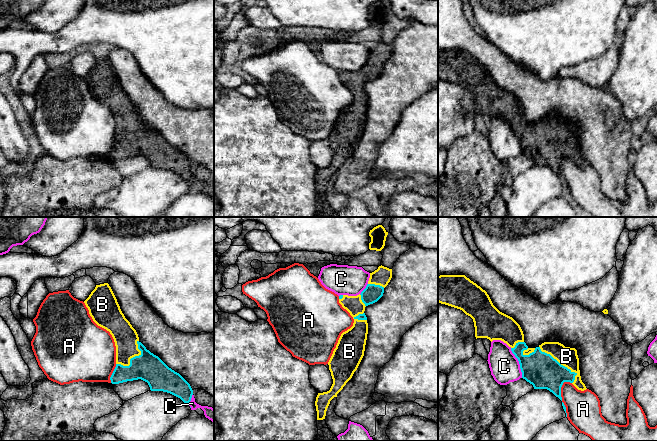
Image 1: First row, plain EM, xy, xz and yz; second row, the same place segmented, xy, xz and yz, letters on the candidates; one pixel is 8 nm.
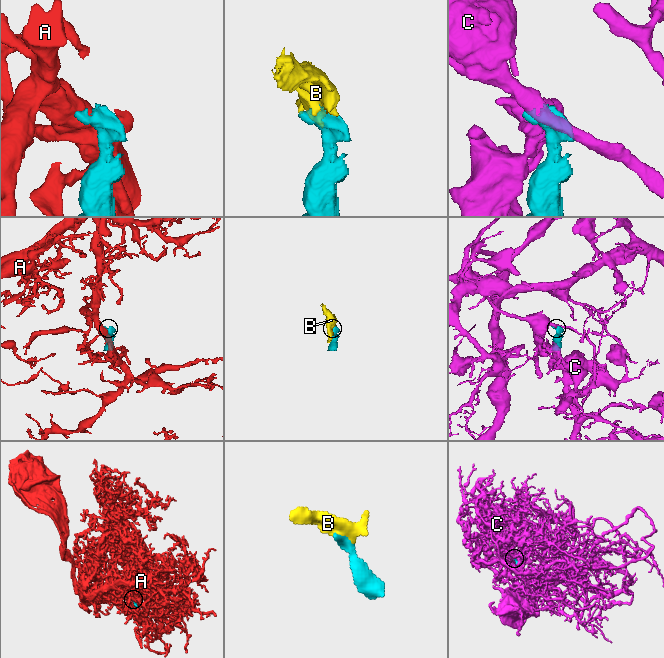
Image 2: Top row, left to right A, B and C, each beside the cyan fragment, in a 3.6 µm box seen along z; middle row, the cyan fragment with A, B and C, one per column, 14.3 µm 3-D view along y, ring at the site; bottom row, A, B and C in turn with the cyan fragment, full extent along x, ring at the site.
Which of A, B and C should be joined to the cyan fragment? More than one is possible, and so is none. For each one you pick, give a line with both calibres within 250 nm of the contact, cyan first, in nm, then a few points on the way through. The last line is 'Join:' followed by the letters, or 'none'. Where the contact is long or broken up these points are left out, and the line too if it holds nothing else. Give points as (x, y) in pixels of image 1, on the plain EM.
B: Thickness 280 nm (cyan) against 160 nm
Join: B

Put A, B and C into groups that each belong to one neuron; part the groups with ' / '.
A / B / C

